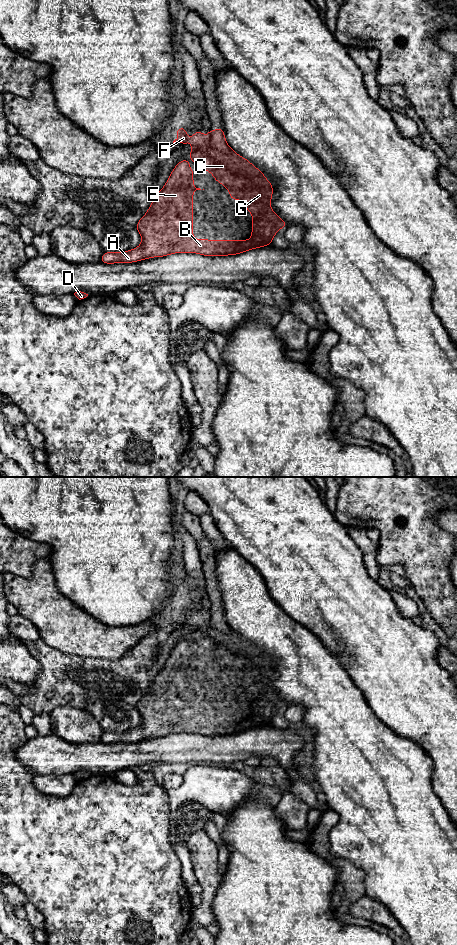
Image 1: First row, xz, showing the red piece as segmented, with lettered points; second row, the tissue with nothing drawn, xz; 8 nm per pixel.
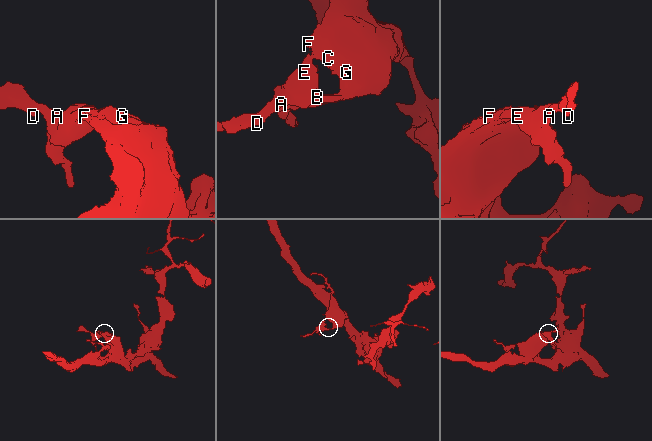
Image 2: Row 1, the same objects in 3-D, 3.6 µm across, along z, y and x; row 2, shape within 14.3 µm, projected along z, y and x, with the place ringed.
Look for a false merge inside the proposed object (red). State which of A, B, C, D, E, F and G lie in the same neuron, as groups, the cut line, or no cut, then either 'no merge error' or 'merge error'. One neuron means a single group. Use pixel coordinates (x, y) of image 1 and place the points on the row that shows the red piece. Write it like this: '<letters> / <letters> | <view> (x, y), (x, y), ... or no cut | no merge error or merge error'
A B C D E F G | no cut | no merge error

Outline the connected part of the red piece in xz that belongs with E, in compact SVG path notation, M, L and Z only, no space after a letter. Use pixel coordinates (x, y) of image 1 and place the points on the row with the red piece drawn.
M219 127L217 130L209 129L208 137L205 139L201 131L195 131L191 141L192 150L189 158L192 158L204 170L211 172L214 180L220 182L223 187L229 189L231 200L244 200L245 208L247 211L252 212L252 239L251 240L195 240L193 238L193 196L192 193L196 190L201 190L193 185L193 169L188 166L188 159L182 159L171 172L163 189L160 190L153 198L151 206L148 208L147 213L134 225L142 237L141 245L138 248L128 250L126 252L103 252L100 259L101 263L114 264L114 263L132 263L152 257L164 257L172 253L198 253L203 256L227 256L237 255L251 249L272 245L273 236L277 234L280 228L288 227L288 224L281 219L271 209L271 197L273 195L273 185L265 178L262 171L252 165L244 157L239 156L227 144L224 130Z

